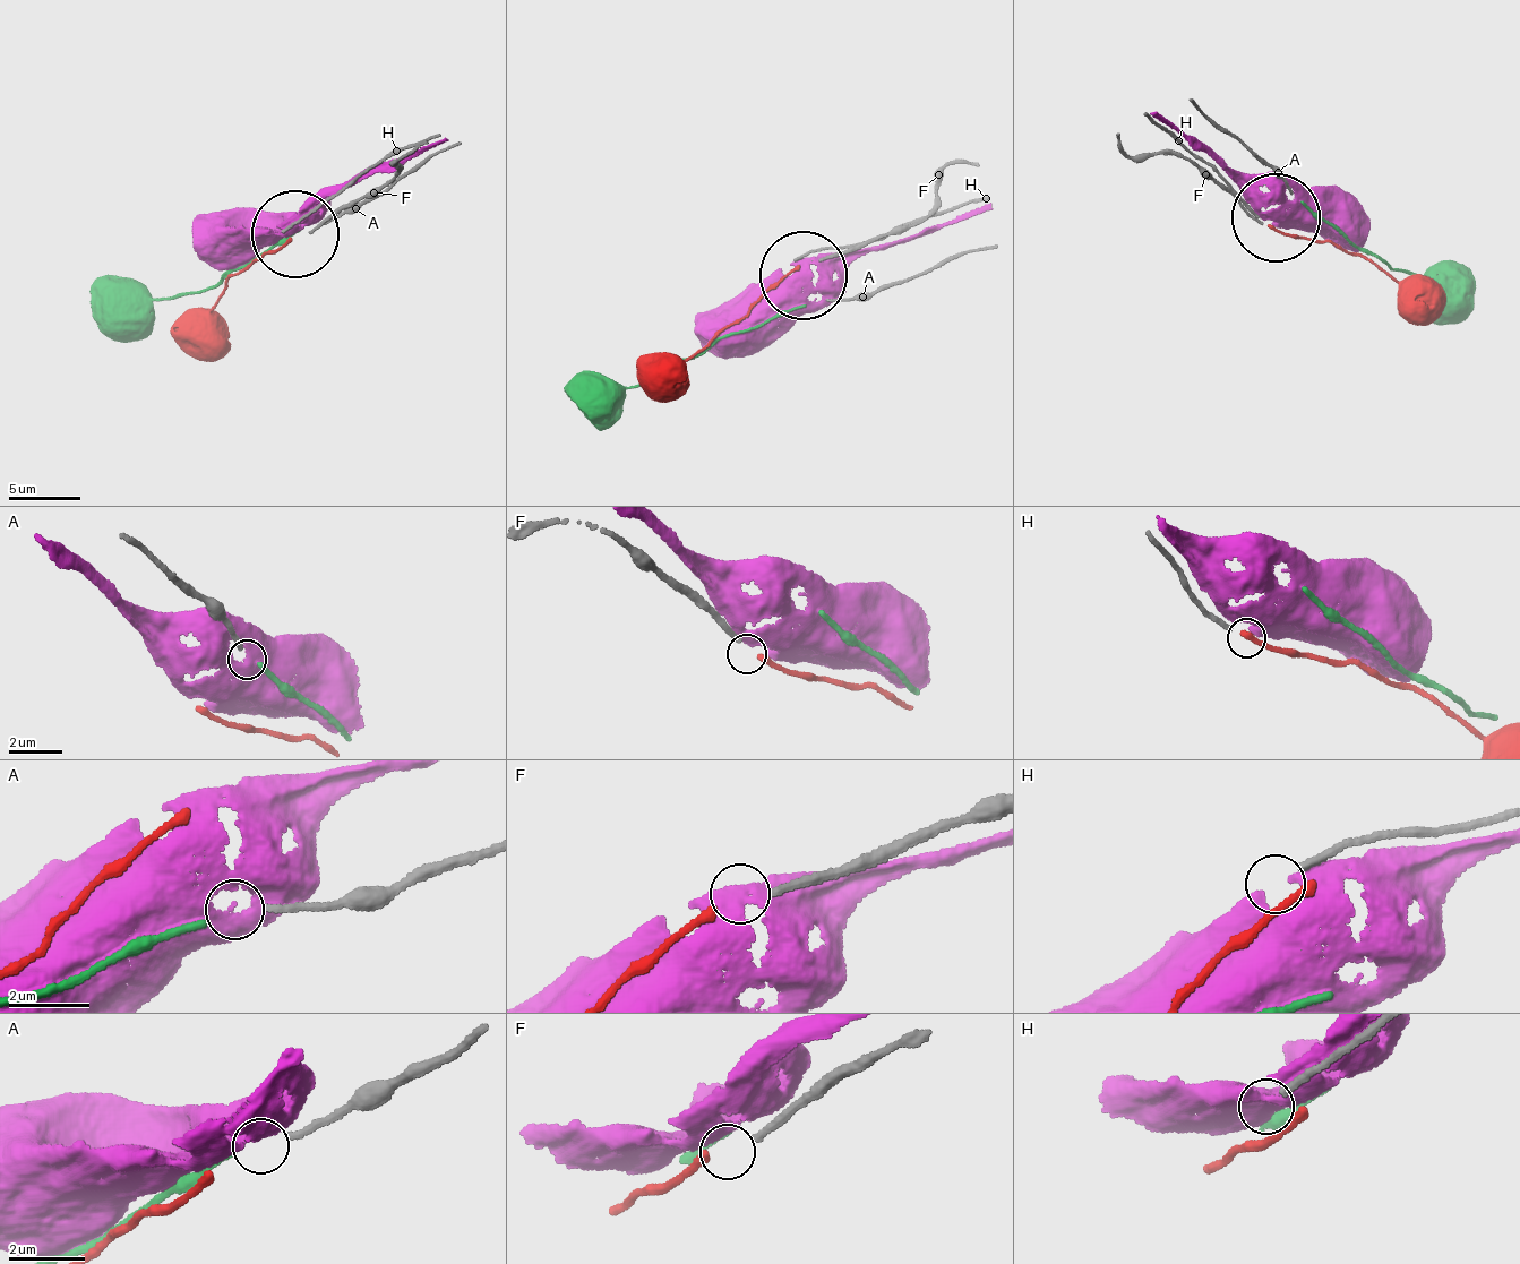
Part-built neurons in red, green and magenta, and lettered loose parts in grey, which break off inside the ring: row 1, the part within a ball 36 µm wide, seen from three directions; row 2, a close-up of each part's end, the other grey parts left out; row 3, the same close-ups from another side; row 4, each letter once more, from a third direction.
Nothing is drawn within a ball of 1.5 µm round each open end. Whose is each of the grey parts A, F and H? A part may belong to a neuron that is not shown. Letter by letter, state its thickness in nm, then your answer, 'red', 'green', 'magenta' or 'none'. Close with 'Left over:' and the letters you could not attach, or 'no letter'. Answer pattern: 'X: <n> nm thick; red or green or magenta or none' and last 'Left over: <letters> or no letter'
A: 160 nm thick; green
F: 190 nm thick; none
H: 180 nm thick; none
Left over: F, H

